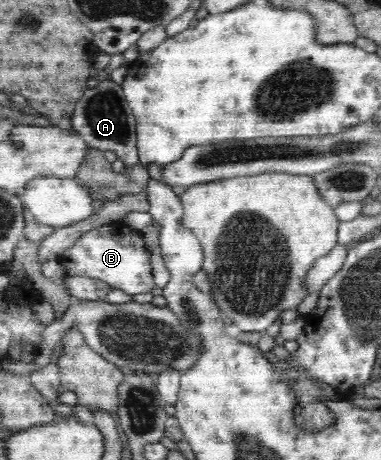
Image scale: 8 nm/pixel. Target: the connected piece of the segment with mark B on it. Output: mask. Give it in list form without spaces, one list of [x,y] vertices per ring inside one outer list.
[[[113,221],[86,232],[86,235],[76,240],[58,259],[66,275],[98,279],[118,288],[126,295],[145,294],[156,288],[151,275],[150,255],[141,231],[132,230],[122,221]]]

